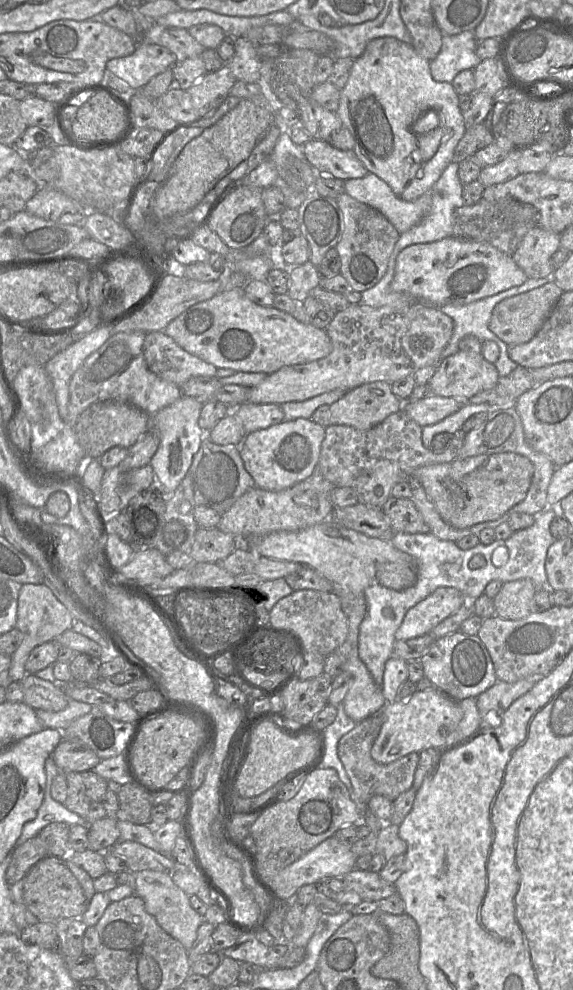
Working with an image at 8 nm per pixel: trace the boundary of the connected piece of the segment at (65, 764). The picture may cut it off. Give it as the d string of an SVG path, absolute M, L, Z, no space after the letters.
M63 738L52 753L61 772L84 772L92 770L101 760L78 742Z

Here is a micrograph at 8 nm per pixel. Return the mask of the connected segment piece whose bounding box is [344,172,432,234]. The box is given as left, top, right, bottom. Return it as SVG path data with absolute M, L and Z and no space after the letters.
M370 172L362 178L345 180L344 187L349 196L382 213L400 234L417 225L427 215L432 203L431 189L414 201L406 201Z

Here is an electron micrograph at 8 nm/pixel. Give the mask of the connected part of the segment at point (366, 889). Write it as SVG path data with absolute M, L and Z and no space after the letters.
M353 869L344 876L346 890L355 891L365 901L378 902L395 894L394 883L383 880L379 873Z

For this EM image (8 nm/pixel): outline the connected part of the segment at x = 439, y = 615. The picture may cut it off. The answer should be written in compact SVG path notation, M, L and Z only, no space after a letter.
M439 587L410 608L395 632L396 640L429 634L439 623L455 613L469 600L459 590Z

